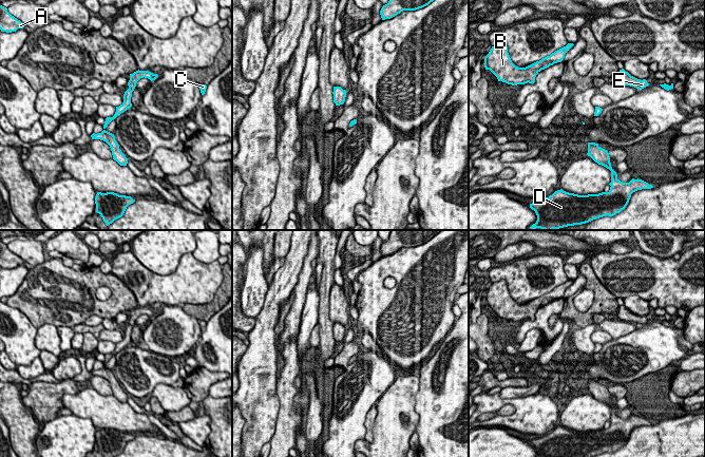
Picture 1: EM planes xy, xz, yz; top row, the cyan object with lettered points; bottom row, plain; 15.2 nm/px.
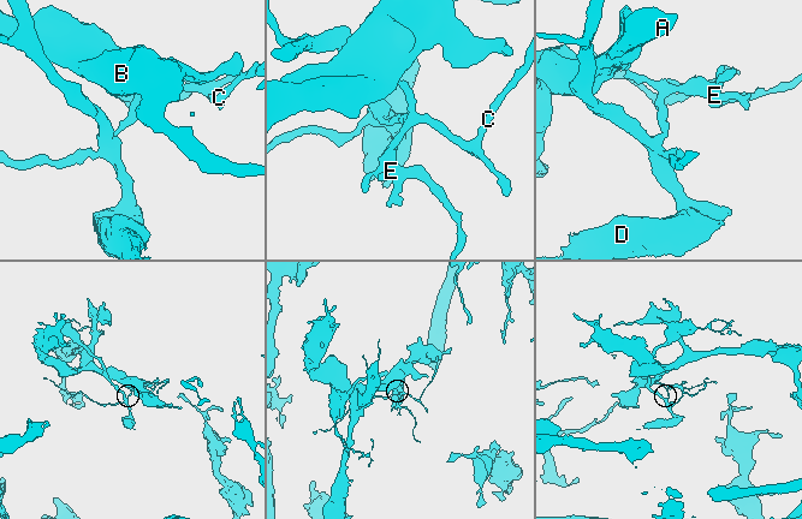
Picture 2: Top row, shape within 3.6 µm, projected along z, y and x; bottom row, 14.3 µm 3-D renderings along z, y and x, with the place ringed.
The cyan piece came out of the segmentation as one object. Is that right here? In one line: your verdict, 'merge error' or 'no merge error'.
merge error

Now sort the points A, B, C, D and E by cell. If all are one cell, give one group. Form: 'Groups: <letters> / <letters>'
Groups: A B C E / D

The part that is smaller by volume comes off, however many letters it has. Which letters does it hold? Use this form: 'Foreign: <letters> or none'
Foreign: D

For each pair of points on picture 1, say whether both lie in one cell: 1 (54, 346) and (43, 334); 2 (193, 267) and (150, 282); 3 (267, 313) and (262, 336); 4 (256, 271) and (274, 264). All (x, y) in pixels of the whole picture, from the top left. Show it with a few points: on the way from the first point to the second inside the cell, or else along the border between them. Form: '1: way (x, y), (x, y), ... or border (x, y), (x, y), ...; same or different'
1: way (51, 343), (46, 337); same
2: way (183, 278), (178, 282), (160, 282); same
3: way (267, 319), (264, 330); same
4: border (263, 250), (263, 271), (268, 284); different

